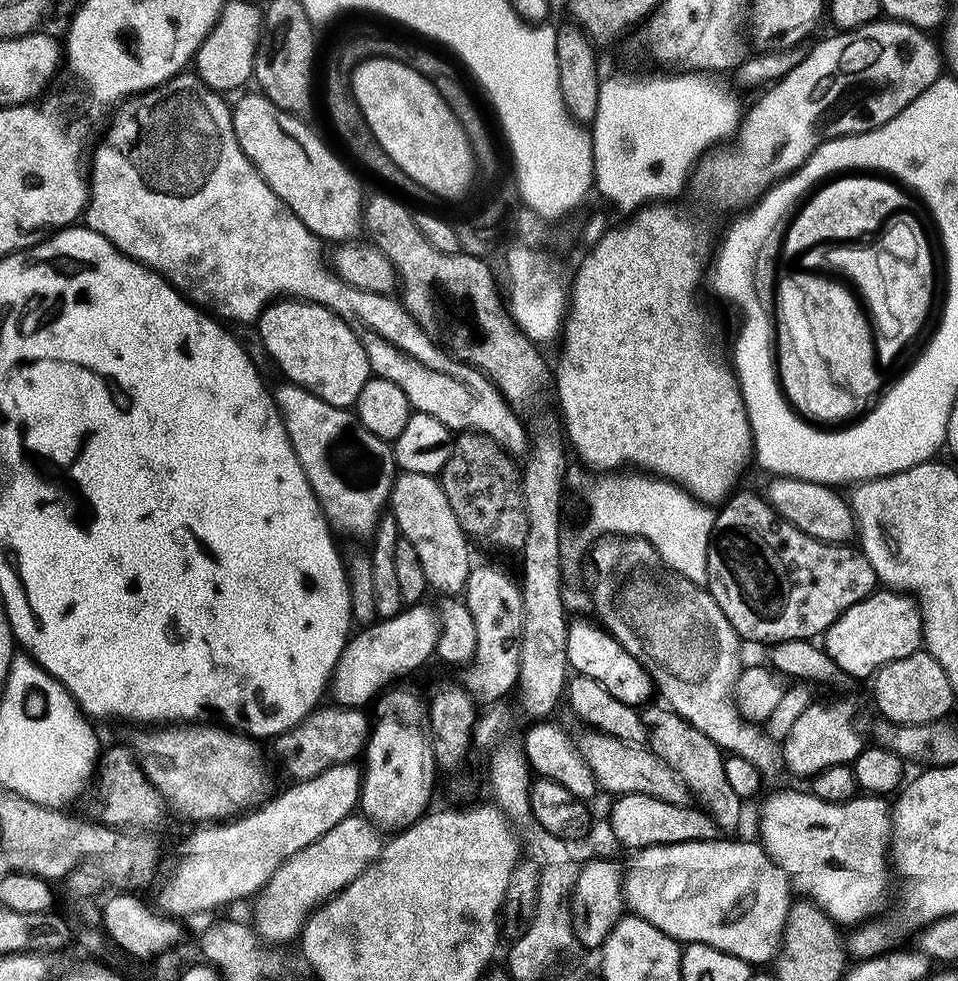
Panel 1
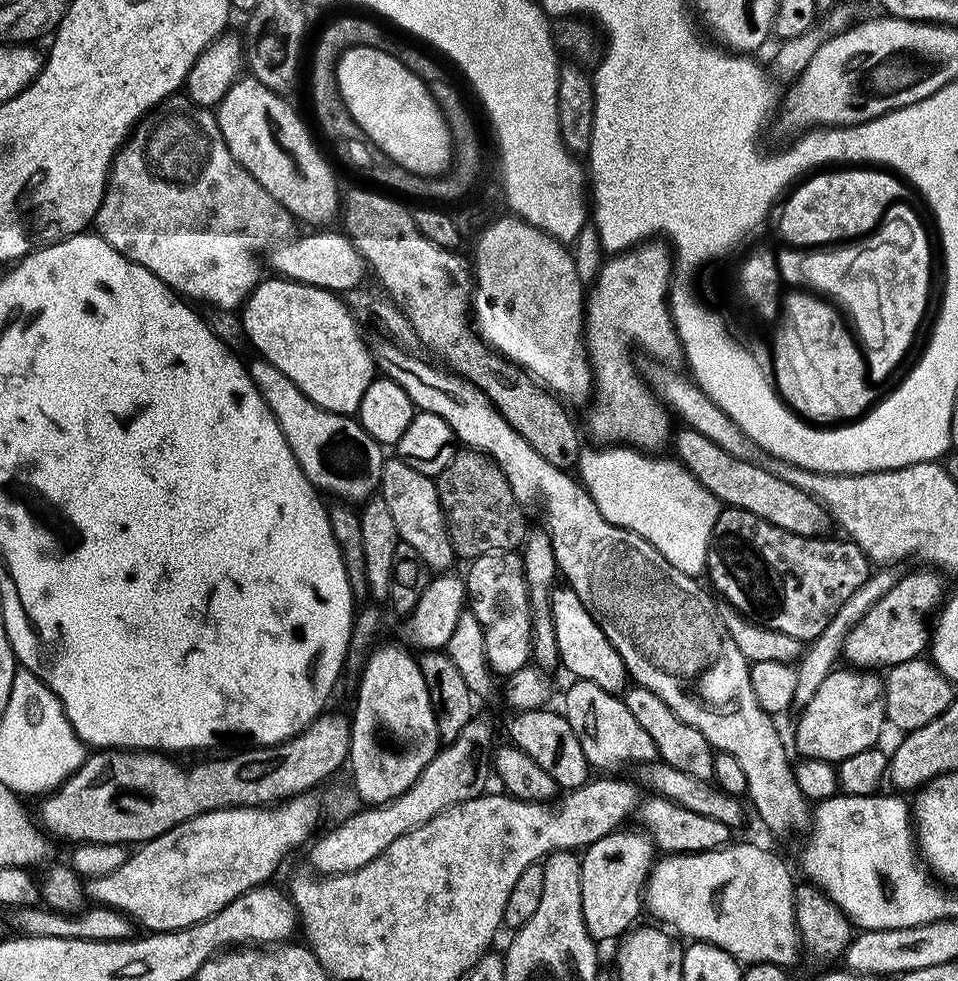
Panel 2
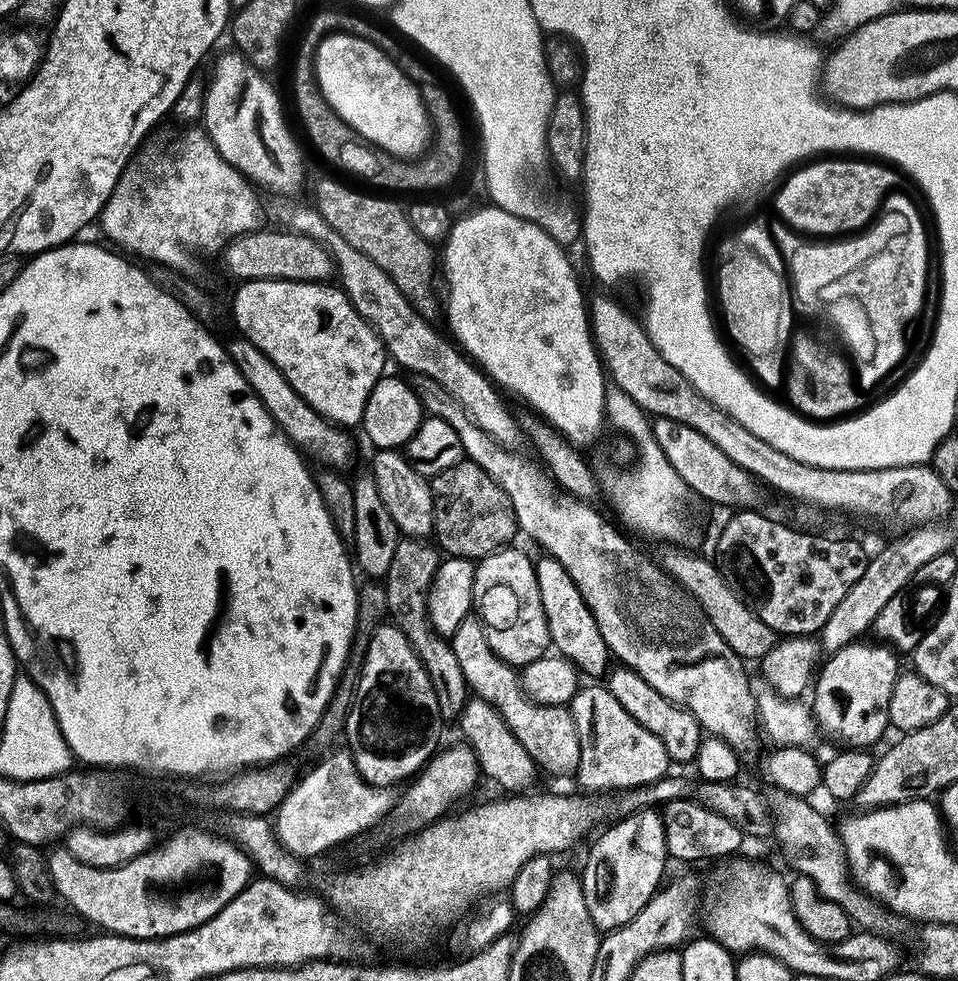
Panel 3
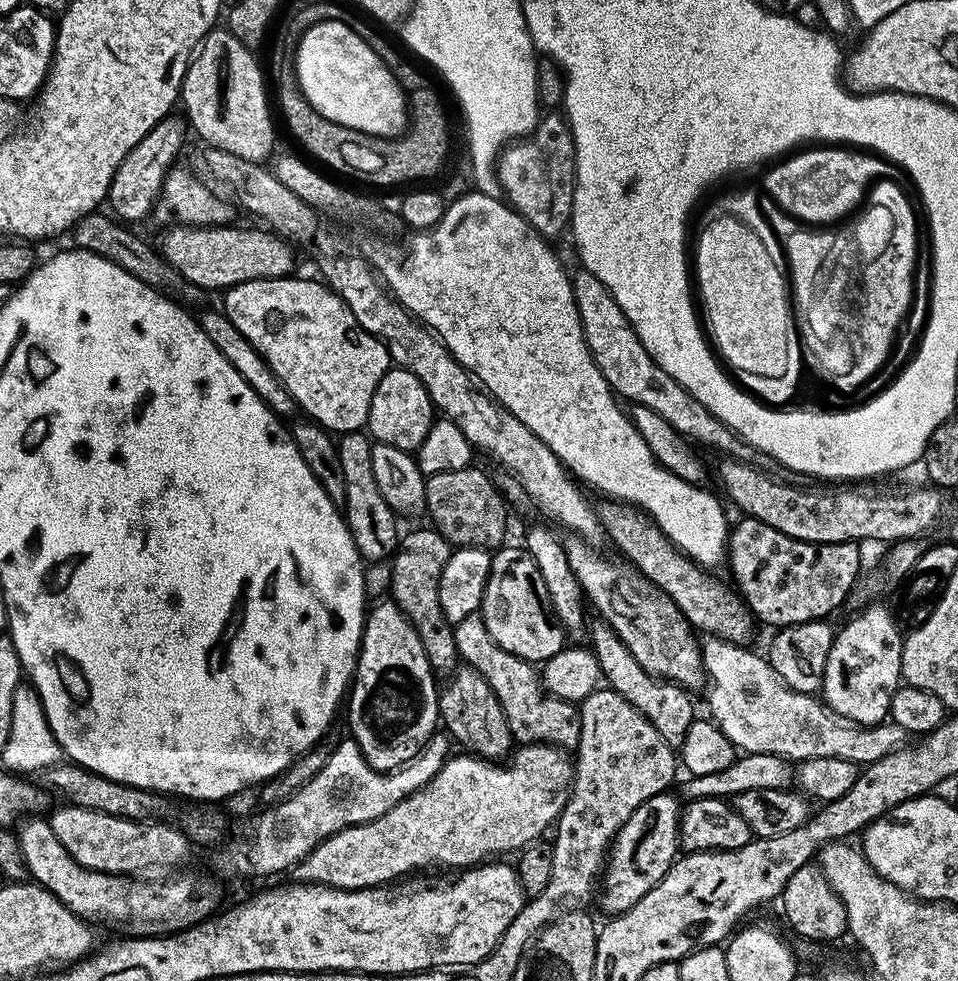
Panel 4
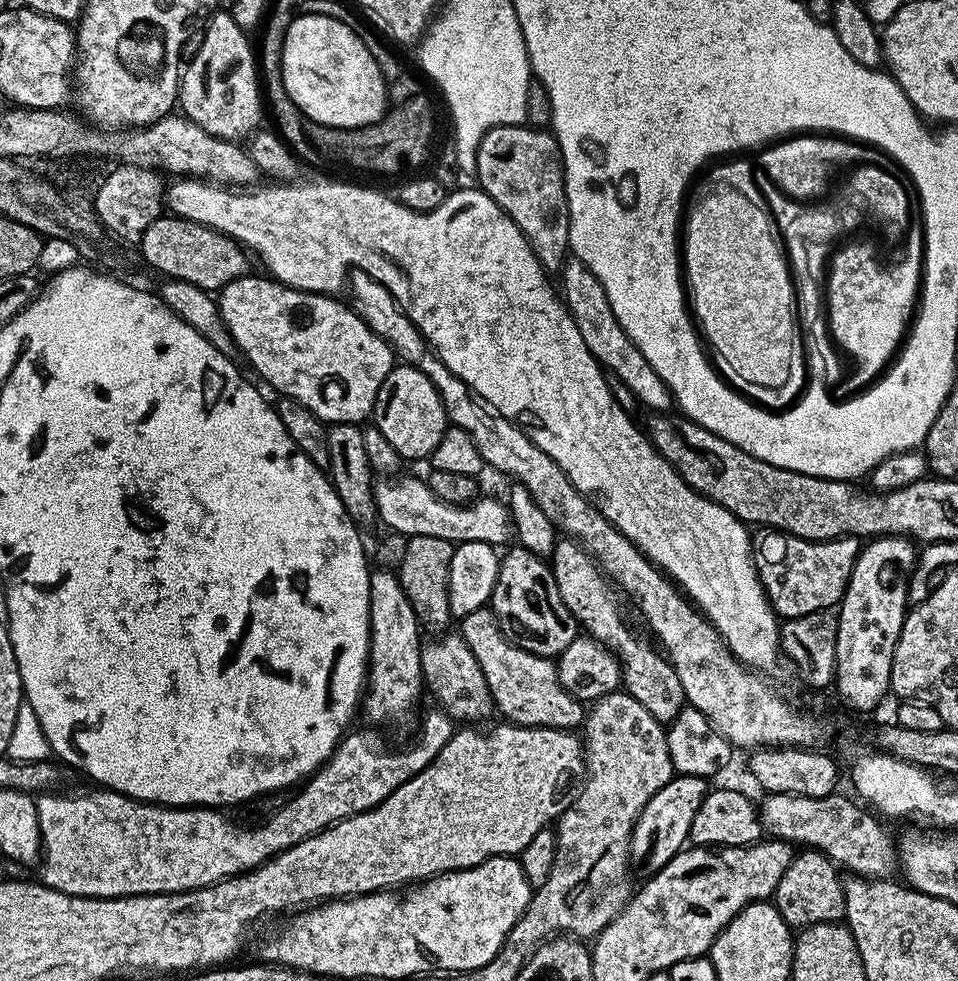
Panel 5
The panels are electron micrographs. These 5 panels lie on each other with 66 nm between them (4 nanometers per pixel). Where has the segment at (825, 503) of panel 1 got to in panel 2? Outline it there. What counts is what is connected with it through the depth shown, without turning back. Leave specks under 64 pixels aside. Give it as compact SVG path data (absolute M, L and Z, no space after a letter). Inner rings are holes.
M687 426L681 429L674 436L675 455L702 487L717 496L721 504L746 510L767 524L799 536L824 538L831 533L828 532L834 528L831 513L810 494L798 490L798 486L790 486L790 482L782 482L782 478L774 478L774 474L770 474L763 463L739 460L737 456L730 455L696 429Z

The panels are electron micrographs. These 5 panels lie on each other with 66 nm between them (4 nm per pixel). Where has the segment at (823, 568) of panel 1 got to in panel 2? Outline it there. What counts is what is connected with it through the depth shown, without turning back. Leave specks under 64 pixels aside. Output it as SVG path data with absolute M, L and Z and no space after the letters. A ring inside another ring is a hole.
M725 507L713 528L706 576L712 579L711 587L716 592L724 592L724 600L744 617L770 630L811 642L822 634L835 612L870 575L869 558L858 545L844 538L832 539L799 536L767 524L741 508ZM756 544L760 548L768 548L768 552L756 552Z

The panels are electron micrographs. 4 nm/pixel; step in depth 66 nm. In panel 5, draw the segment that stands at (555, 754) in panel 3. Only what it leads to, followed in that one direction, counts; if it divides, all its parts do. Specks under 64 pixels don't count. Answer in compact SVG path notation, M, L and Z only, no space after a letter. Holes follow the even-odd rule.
M487 607L474 610L458 624L458 631L464 637L470 650L474 650L474 658L478 658L478 666L482 666L482 674L486 674L486 686L492 691L492 703L501 712L505 721L523 724L529 728L562 728L572 730L585 719L586 708L571 692L560 685L556 673L556 660L547 656L539 656L519 648L505 633L495 616Z

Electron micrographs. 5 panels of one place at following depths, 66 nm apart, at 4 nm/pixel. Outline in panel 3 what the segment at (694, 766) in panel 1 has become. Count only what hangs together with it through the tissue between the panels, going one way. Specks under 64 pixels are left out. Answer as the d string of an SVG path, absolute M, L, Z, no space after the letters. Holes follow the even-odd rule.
M624 674L628 676L609 675L606 680L606 686L622 706L626 706L626 714L630 714L639 724L646 726L662 746L666 746L666 754L669 761L680 764L691 765L698 754L698 746L702 739L702 729L698 718L689 708L683 704L675 704L670 698L663 696L646 678L635 674Z

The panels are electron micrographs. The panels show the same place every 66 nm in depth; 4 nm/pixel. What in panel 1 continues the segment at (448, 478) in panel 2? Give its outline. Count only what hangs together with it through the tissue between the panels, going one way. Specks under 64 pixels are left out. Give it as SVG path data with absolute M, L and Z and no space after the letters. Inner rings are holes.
M481 432L457 435L452 456L440 471L438 479L469 541L488 543L492 548L523 549L528 515L524 505L522 472L517 461L503 446Z

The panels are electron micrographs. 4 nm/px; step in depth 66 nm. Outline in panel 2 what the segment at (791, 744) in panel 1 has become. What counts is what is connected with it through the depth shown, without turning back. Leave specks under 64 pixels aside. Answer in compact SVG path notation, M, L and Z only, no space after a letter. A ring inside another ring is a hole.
M843 667L829 674L810 704L799 713L796 748L803 759L839 762L850 758L850 754L862 754L862 750L881 743L880 735L886 729L884 681L875 671Z

